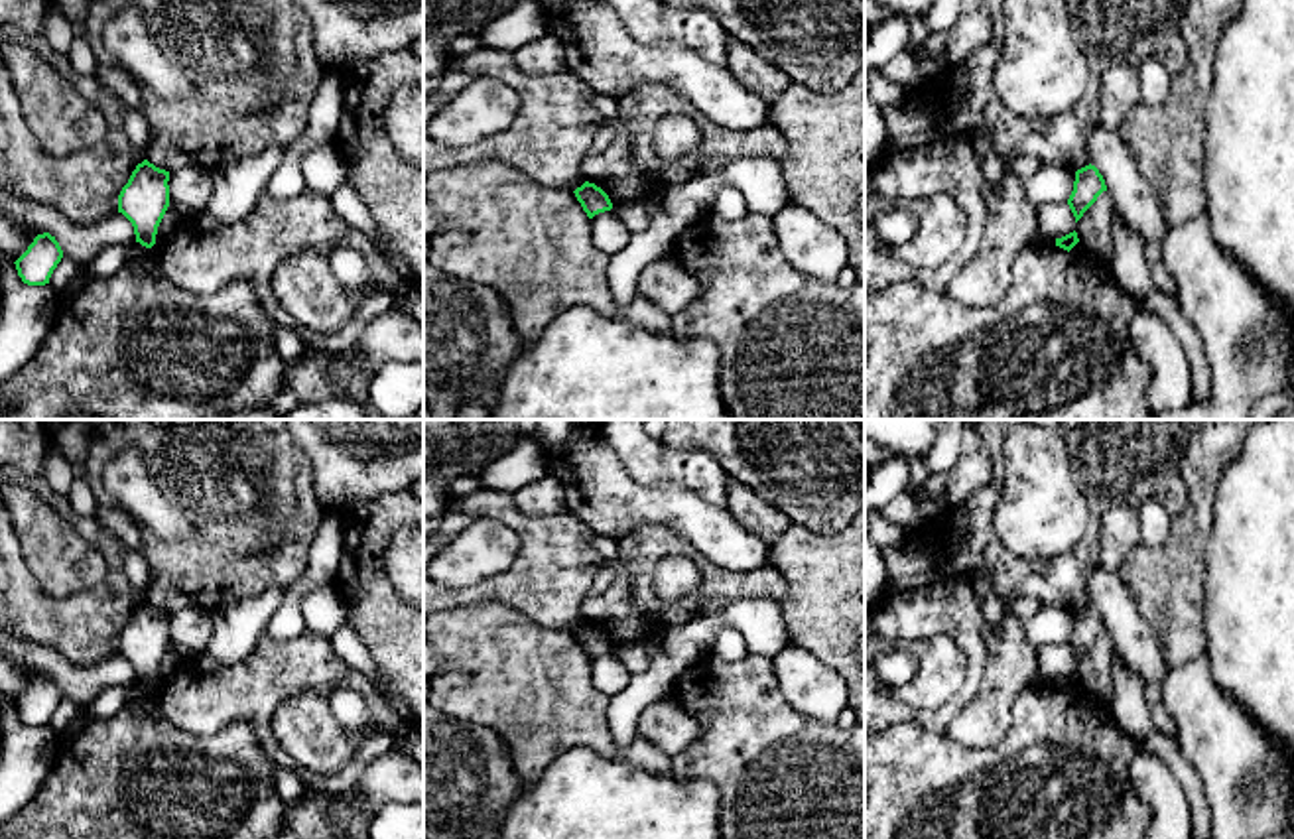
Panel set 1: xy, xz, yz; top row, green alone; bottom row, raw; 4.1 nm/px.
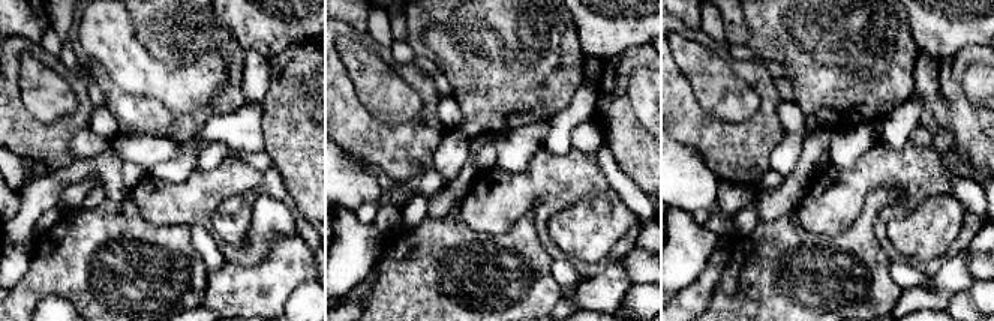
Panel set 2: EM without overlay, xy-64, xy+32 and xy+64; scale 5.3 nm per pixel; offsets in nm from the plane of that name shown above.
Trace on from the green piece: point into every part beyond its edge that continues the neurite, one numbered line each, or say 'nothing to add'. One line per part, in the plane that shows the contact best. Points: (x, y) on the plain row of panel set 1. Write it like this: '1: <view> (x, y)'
nothing to add

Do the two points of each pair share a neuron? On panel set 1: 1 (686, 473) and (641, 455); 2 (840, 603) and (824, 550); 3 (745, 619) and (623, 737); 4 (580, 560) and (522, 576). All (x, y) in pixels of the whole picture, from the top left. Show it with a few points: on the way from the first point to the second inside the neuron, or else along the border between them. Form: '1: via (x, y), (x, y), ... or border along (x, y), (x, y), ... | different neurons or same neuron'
1: via (674, 465), (652, 461) | same neuron
2: via (840, 589), (824, 572), (824, 564) | same neuron
3: via (708, 627), (635, 700) | same neuron
4: via (566, 562), (546, 576), (536, 576) | same neuron

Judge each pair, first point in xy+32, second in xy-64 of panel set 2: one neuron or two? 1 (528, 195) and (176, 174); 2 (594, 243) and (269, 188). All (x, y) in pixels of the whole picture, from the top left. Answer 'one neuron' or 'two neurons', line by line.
1: two neurons
2: one neuron

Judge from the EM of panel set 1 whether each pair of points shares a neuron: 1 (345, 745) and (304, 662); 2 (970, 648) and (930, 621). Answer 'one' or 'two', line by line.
1: two
2: one

